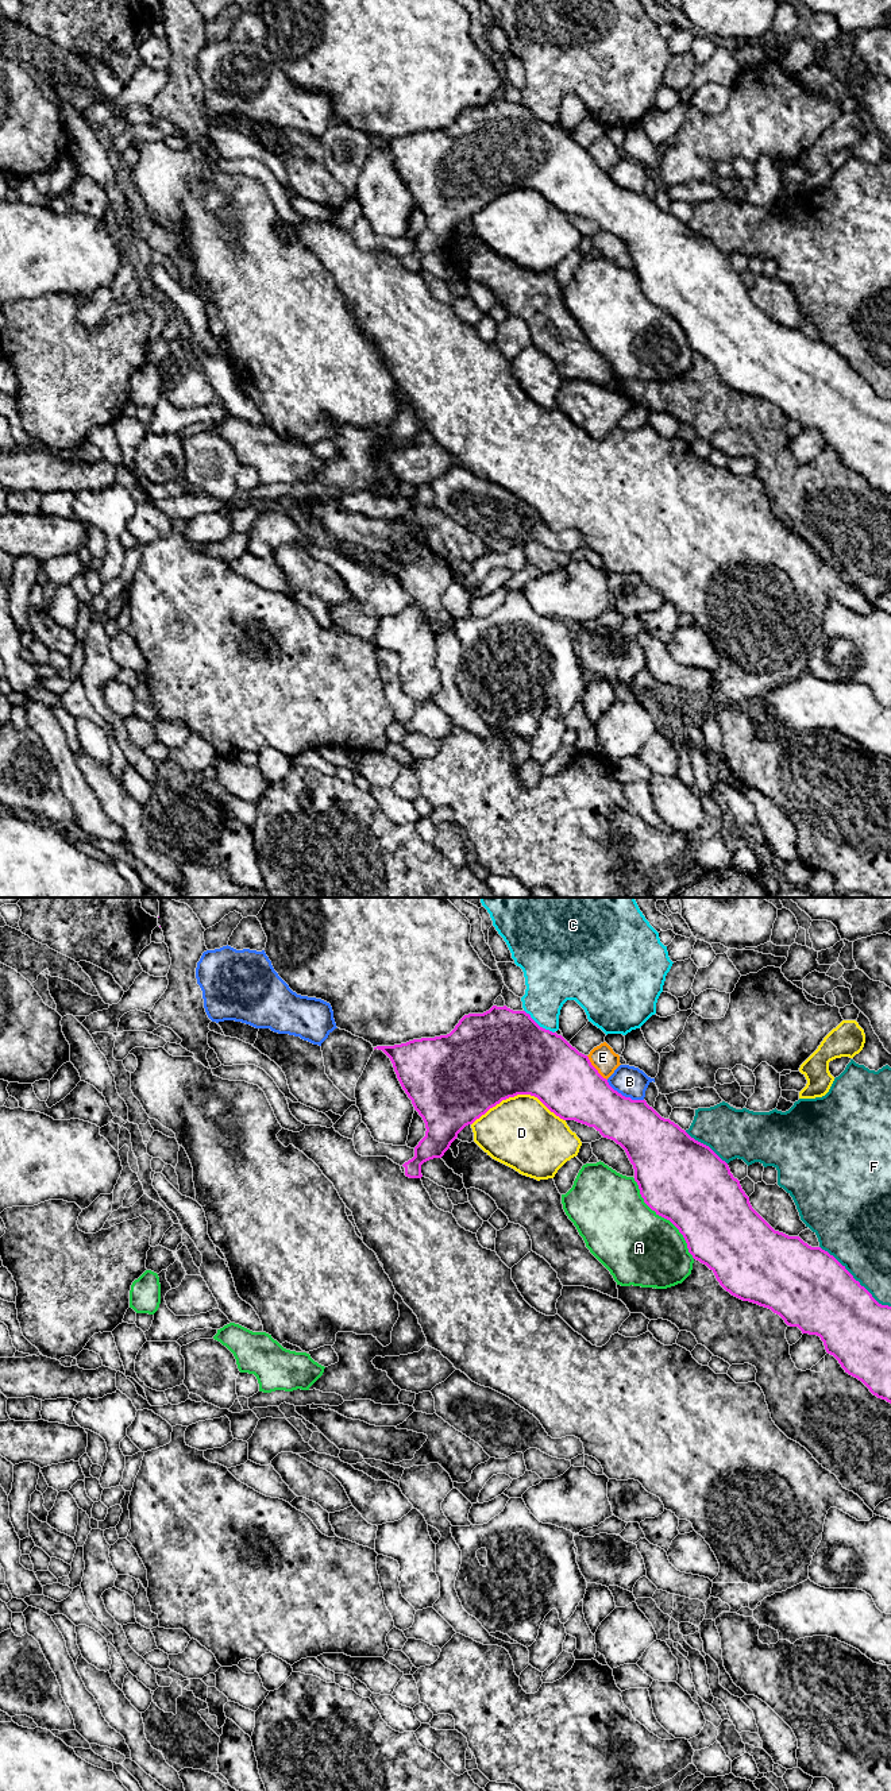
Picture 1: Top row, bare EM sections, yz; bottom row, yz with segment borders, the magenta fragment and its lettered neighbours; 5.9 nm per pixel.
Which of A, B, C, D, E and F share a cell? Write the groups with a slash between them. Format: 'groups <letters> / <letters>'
groups A / B / C / D / E / F

